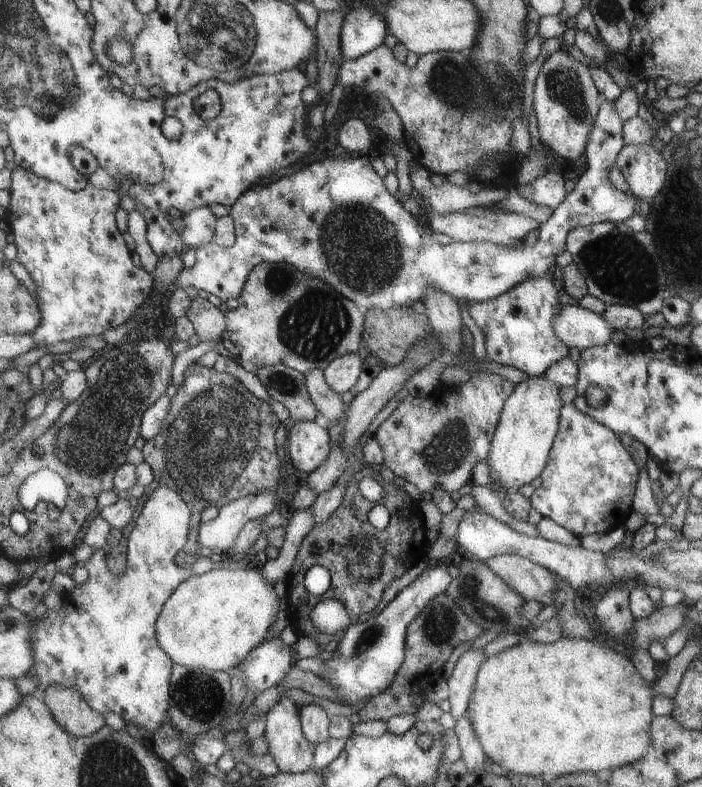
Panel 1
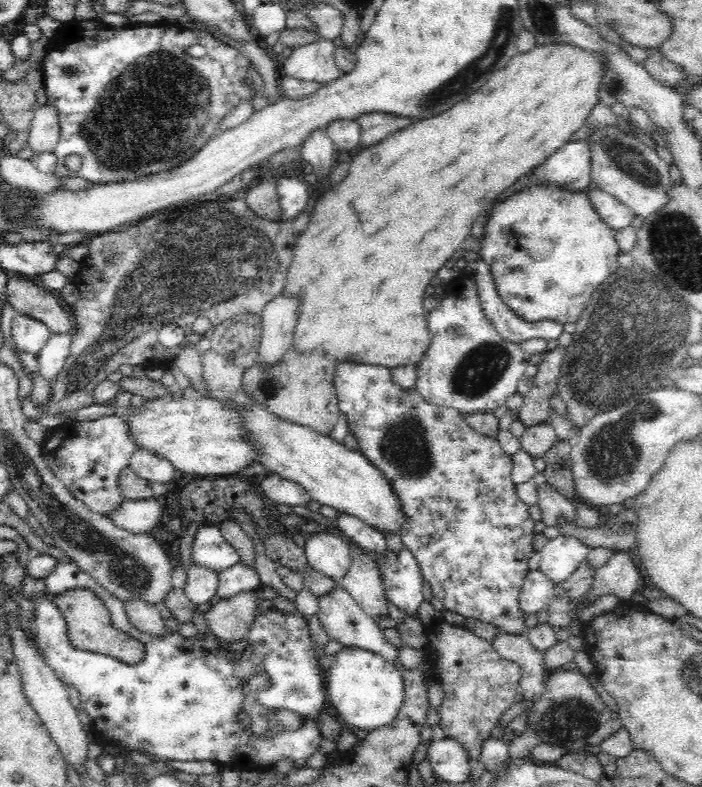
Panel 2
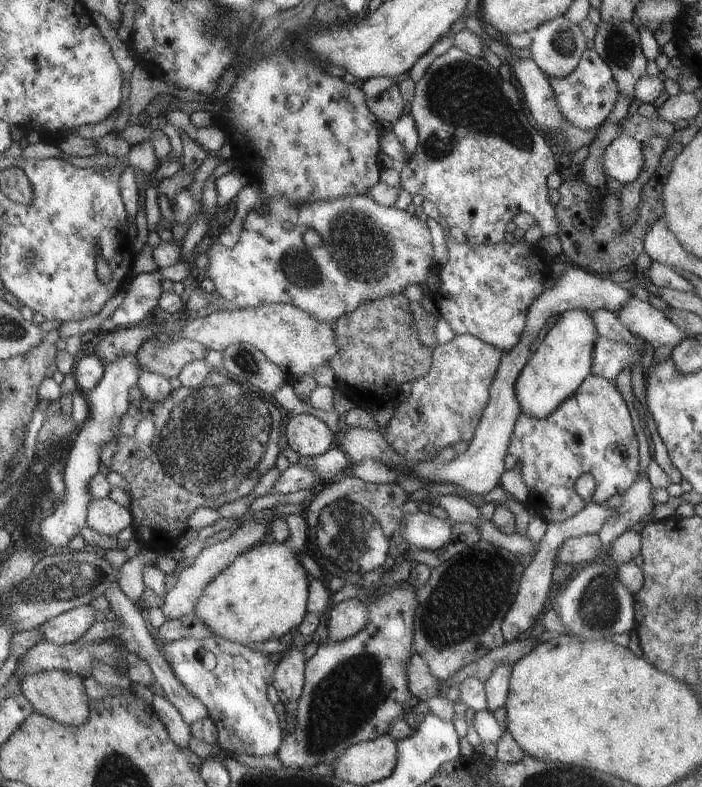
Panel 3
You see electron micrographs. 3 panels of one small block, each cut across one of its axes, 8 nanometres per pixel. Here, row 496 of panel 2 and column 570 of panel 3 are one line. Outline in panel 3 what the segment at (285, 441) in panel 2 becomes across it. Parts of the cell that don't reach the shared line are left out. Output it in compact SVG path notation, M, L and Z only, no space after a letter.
M584 309L564 311L547 333L542 344L531 355L515 382L515 393L521 414L545 419L553 414L592 372L593 348L600 338L590 312Z

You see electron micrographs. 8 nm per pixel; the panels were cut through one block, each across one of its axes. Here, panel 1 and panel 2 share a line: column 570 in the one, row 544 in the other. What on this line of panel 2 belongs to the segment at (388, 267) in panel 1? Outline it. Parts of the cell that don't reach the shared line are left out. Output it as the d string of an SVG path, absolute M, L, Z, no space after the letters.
M203 525L192 540L192 564L206 566L217 573L242 561L242 554L222 536L217 525Z

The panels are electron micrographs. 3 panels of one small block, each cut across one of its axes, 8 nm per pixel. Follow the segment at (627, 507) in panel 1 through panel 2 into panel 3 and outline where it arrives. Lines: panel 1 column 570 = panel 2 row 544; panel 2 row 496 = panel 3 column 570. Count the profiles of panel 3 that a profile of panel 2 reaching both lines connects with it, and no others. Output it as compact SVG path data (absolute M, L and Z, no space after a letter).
M590 374L578 387L576 394L569 396L552 415L537 419L527 414L520 414L515 422L512 438L505 458L507 470L520 470L520 476L529 492L527 506L533 509L544 521L561 523L578 514L588 506L574 490L576 480L582 474L592 474L595 478L595 491L592 503L605 503L610 496L626 492L630 485L638 480L638 440L632 424L632 414L622 400L620 392L612 382L604 377Z

